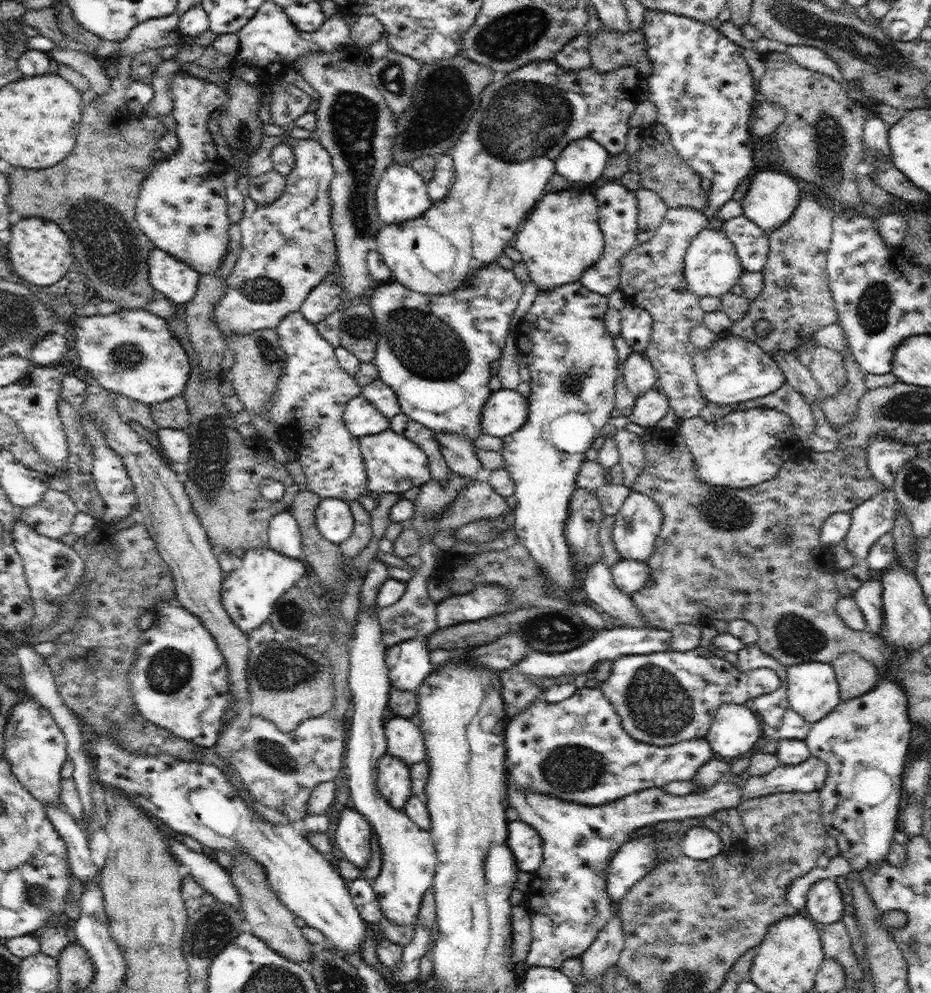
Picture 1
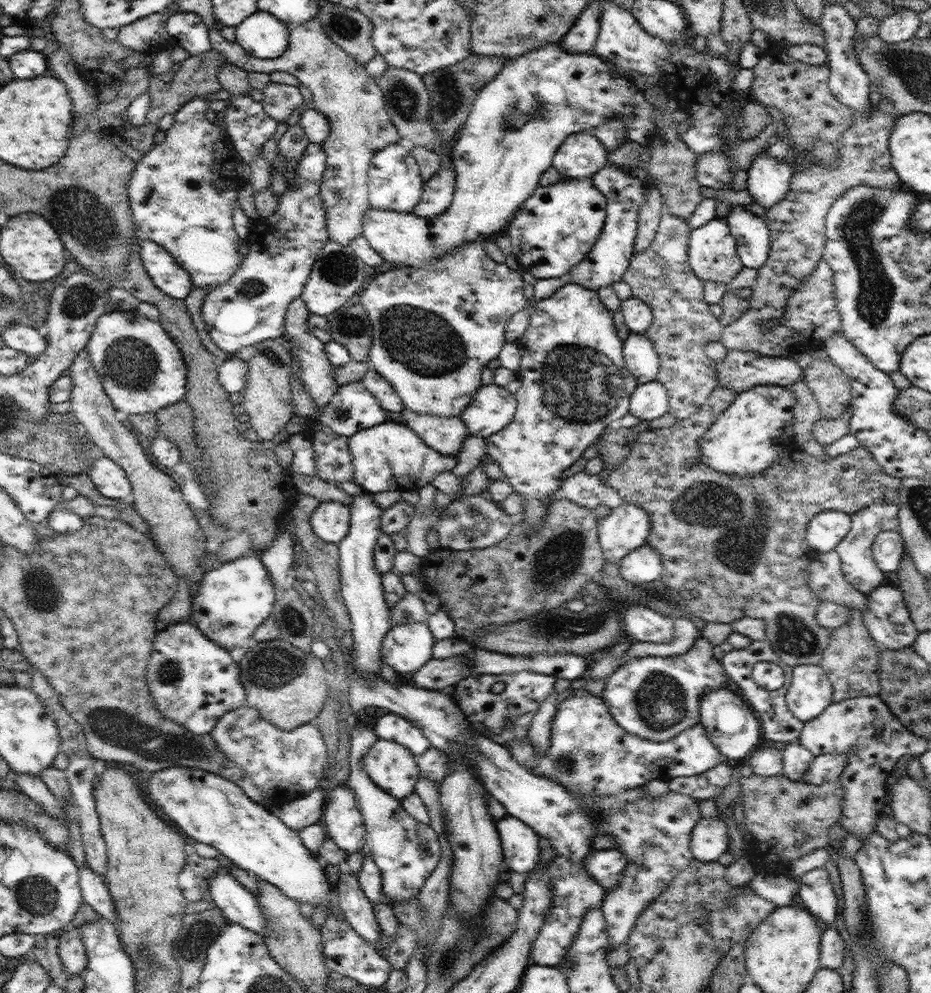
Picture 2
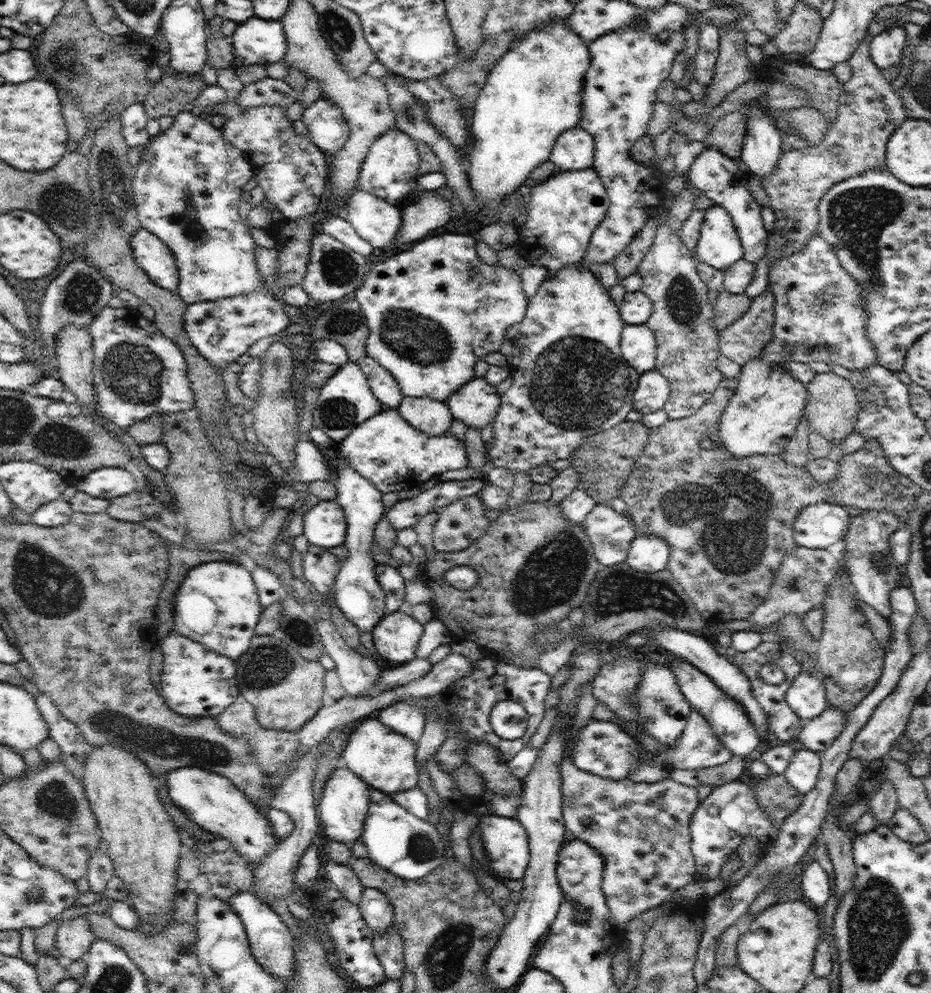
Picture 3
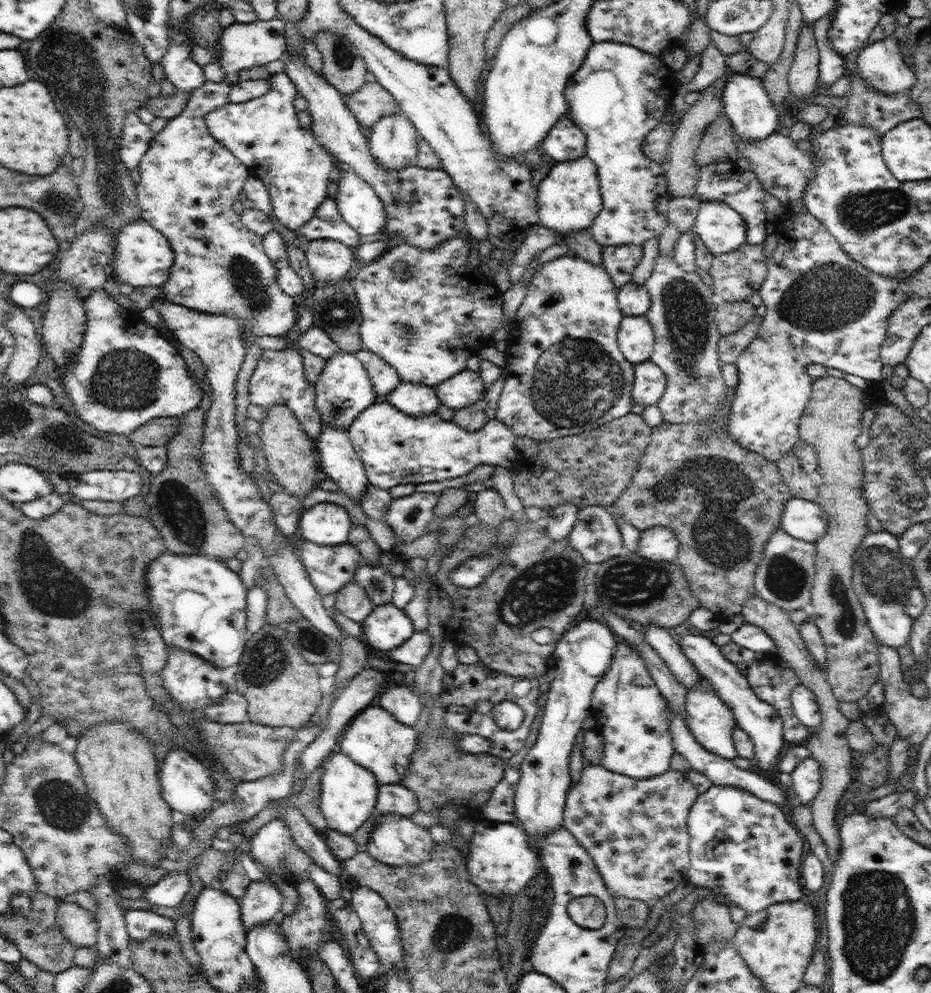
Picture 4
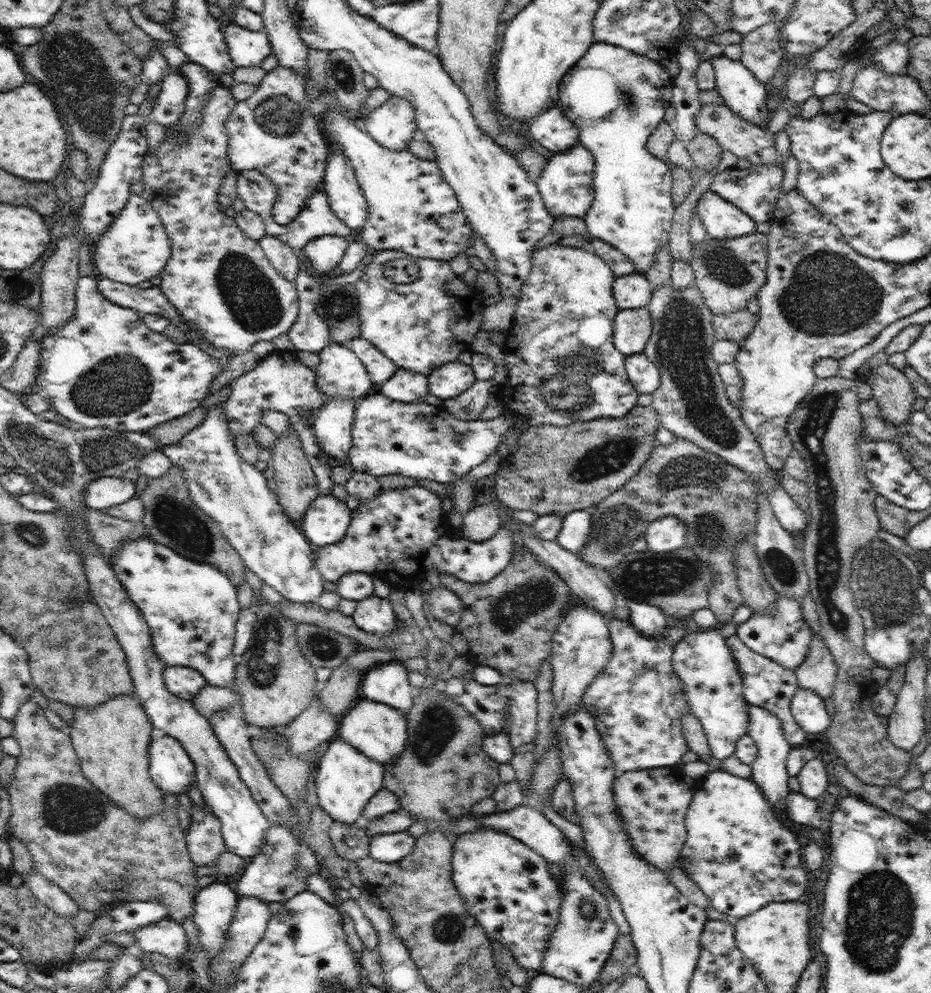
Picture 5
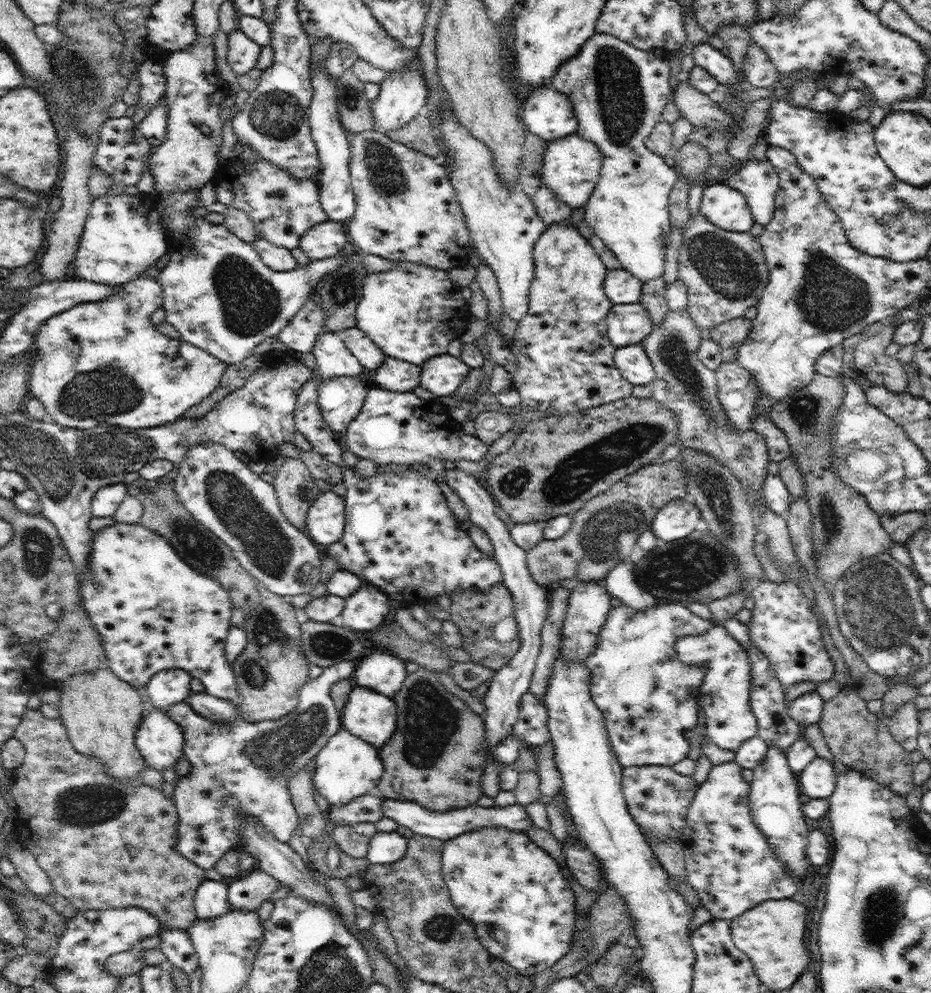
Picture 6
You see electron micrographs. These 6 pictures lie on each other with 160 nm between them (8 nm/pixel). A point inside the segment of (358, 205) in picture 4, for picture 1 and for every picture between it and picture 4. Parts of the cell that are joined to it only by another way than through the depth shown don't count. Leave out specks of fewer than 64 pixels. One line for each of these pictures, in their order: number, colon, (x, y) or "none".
1: (504, 159)
2: (519, 120)
3: (377, 221)

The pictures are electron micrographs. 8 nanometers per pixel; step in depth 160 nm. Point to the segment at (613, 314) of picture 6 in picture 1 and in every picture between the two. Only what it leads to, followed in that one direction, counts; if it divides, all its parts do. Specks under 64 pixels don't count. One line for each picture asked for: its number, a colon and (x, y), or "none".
1: (639, 375)
2: (640, 357)
3: (638, 347)
4: (635, 339)
5: (632, 329)

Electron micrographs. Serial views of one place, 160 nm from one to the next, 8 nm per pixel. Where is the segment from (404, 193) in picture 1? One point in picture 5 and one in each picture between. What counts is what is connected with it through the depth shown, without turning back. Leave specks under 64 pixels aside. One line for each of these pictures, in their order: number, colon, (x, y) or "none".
2: (395, 183)
3: (392, 165)
4: (393, 140)
5: (393, 124)

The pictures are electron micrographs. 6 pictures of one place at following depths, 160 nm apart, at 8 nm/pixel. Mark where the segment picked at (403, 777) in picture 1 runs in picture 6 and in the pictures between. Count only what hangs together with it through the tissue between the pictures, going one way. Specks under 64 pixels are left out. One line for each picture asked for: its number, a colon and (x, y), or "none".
2: (391, 766)
3: (386, 760)
4: (375, 739)
5: (377, 730)
6: (371, 716)

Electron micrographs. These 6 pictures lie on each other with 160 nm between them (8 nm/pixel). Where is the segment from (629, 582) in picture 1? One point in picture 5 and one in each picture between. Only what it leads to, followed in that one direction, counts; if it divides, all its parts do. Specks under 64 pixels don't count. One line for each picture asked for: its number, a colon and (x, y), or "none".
2: (642, 565)
3: (648, 553)
4: (658, 543)
5: (667, 533)

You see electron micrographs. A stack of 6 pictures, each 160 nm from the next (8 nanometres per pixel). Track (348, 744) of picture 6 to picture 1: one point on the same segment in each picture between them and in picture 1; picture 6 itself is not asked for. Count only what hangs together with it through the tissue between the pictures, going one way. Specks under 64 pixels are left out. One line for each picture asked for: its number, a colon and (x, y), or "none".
1: (353, 833)
2: (342, 817)
3: (343, 809)
4: (349, 791)
5: (346, 779)

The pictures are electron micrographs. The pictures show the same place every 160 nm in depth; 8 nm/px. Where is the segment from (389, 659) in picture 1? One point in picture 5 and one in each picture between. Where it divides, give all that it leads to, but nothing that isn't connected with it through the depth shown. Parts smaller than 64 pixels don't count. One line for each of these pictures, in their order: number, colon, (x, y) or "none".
2: (407, 647)
3: (396, 637)
4: (387, 626)
5: (377, 616)

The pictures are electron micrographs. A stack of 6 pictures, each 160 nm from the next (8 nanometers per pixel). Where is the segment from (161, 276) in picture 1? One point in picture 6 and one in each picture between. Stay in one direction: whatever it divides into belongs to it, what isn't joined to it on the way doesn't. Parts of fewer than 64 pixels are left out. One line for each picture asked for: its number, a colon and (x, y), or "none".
2: (169, 276)
3: (153, 256)
4: (143, 256)
5: (136, 247)
6: (123, 235)

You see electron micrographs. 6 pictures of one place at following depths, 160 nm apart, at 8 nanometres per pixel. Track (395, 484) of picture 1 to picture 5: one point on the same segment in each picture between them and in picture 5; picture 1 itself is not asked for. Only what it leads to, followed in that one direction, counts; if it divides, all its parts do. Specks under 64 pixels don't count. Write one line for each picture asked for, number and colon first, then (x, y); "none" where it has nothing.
2: (390, 456)
3: (386, 450)
4: (395, 447)
5: (417, 440)

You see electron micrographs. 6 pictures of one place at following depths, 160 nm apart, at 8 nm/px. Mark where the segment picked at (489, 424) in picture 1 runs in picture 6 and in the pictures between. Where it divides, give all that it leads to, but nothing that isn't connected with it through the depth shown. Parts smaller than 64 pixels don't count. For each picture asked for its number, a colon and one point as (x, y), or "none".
2: (492, 407)
3: (476, 404)
4: (464, 389)
5: (452, 379)
6: (442, 375)

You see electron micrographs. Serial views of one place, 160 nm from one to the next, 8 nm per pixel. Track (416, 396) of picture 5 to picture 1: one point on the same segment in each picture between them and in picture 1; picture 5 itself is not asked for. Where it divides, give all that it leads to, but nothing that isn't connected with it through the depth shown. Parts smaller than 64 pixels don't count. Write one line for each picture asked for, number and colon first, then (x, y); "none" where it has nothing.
1: (458, 451)
2: (445, 435)
3: (433, 417)
4: (416, 399)

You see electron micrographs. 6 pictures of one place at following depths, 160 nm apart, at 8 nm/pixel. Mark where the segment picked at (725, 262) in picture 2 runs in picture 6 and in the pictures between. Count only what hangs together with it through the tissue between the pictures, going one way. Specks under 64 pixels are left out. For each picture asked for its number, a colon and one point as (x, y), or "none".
3: (718, 245)
4: (721, 228)
5: (722, 219)
6: (726, 207)

